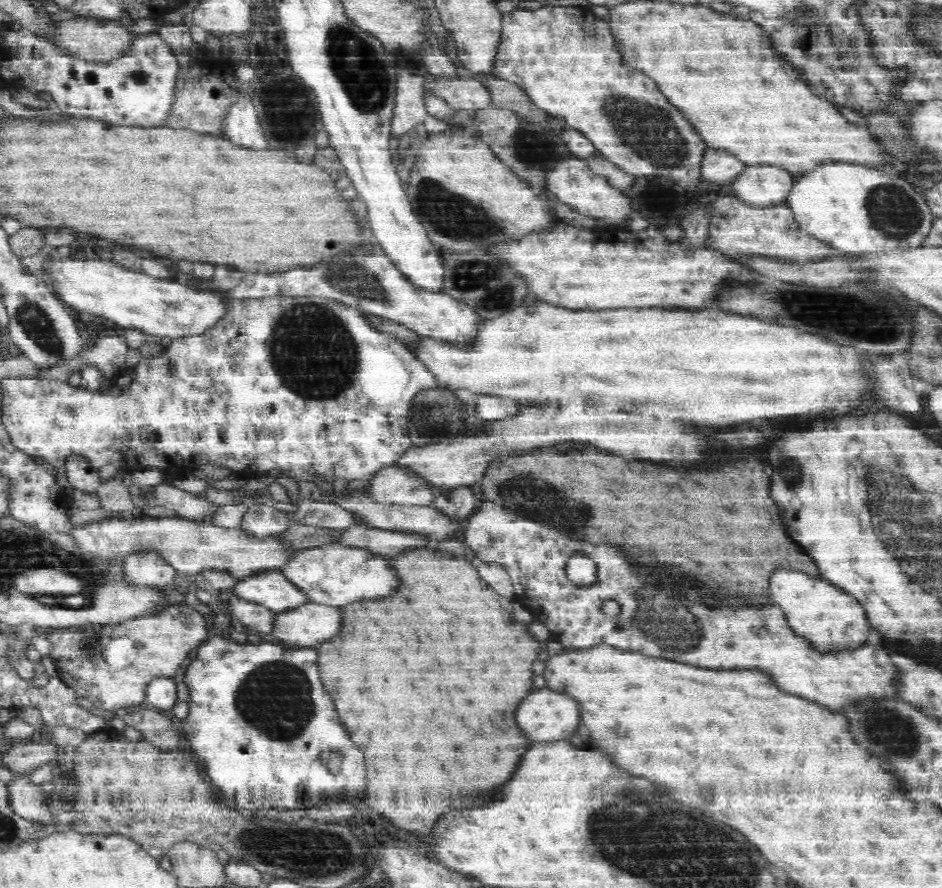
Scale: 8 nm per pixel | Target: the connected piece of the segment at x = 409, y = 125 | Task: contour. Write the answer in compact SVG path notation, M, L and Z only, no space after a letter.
M407 69L398 72L396 104L392 117L395 136L401 137L418 125L422 125L429 135L458 128L457 123L449 125L441 118L430 114L425 107L424 92L430 76L408 73Z

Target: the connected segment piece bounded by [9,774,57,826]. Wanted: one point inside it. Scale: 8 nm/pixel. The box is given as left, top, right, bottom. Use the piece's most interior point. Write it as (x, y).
(28, 800)

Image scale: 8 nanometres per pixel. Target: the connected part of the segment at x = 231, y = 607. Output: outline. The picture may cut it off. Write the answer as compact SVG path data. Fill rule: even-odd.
M233 595L226 597L226 605L228 606L227 611L230 611L233 618L245 626L250 626L250 629L256 628L262 632L272 632L277 616L280 614L280 611L270 610L263 604L240 599Z

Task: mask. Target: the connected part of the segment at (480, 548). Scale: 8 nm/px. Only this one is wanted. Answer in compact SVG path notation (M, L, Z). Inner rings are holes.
M484 498L470 514L464 538L474 561L500 564L508 571L520 604L530 608L554 636L564 634L564 638L554 640L568 650L612 645L614 638L622 636L622 646L616 646L620 650L640 650L706 668L762 666L778 678L782 690L802 694L836 712L846 712L860 700L902 700L902 674L898 674L898 666L886 650L862 646L852 654L818 654L788 628L778 606L708 610L700 604L682 602L682 598L670 598L670 594L660 596L658 590L628 570L624 558L612 546L570 540L560 530L538 524L493 499ZM572 552L584 552L598 562L598 580L592 586L574 584L567 577L566 560Z

